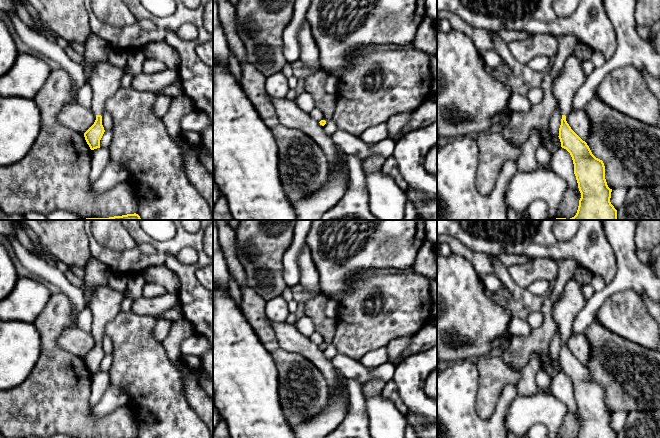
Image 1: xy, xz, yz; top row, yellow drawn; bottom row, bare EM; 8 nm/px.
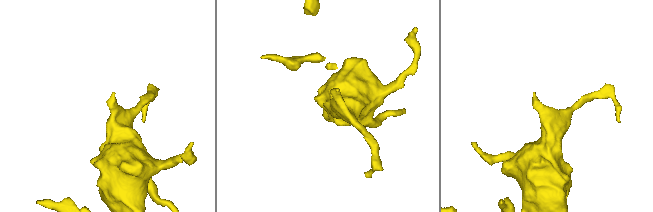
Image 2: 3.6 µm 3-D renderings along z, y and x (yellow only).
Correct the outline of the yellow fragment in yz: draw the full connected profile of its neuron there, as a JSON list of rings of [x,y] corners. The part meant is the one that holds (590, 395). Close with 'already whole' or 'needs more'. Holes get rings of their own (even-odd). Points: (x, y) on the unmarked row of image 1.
[[[570,279],[553,309],[553,319],[562,338],[559,352],[561,371],[566,373],[573,384],[574,398],[581,417],[576,438],[617,438],[610,426],[611,416],[605,403],[605,390],[596,382],[589,370],[569,350],[566,340],[573,330],[576,315],[586,305],[582,284]]] | needs more

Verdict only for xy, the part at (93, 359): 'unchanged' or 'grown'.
grown

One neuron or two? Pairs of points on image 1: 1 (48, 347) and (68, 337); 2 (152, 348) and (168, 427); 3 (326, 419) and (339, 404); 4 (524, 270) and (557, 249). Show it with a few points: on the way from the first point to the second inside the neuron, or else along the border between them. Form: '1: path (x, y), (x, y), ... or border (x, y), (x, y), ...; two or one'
1: border (70, 326), (59, 336), (58, 344), (77, 356); two
2: path (152, 368), (152, 381), (155, 385), (160, 407); one
3: path (330, 415), (337, 408); one
4: border (532, 257), (553, 257), (558, 260); two

